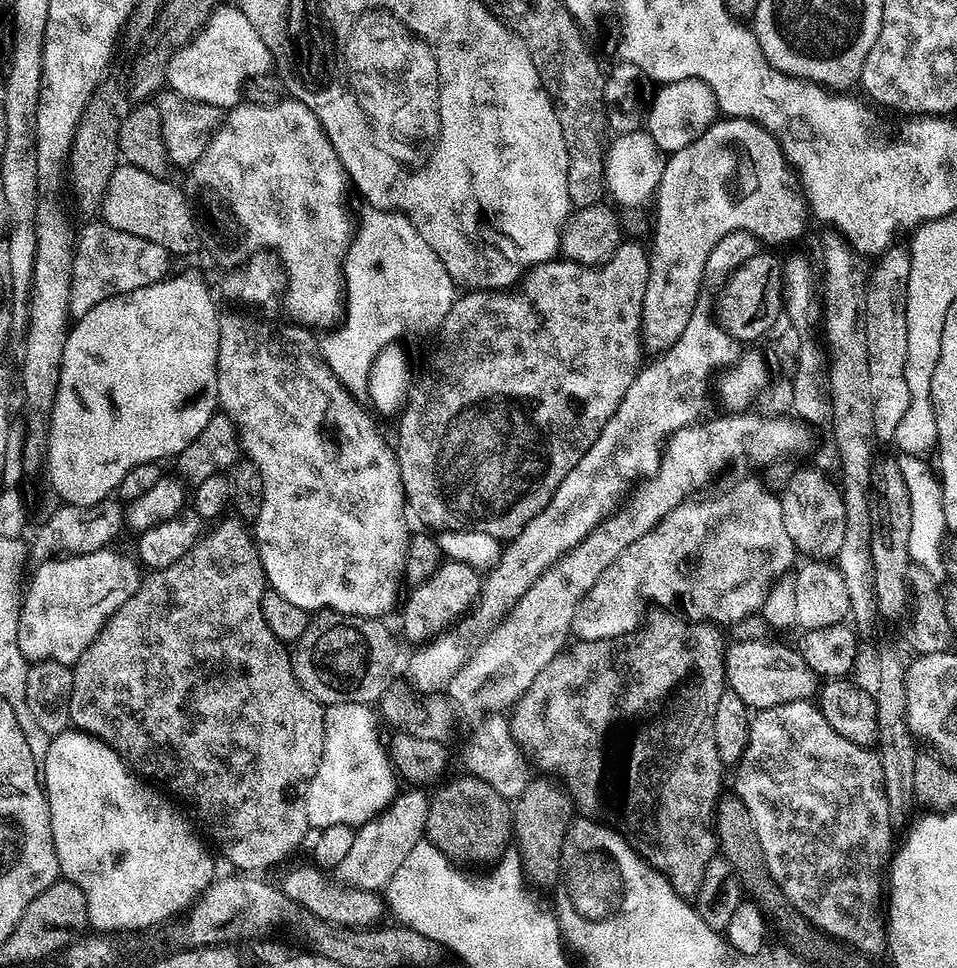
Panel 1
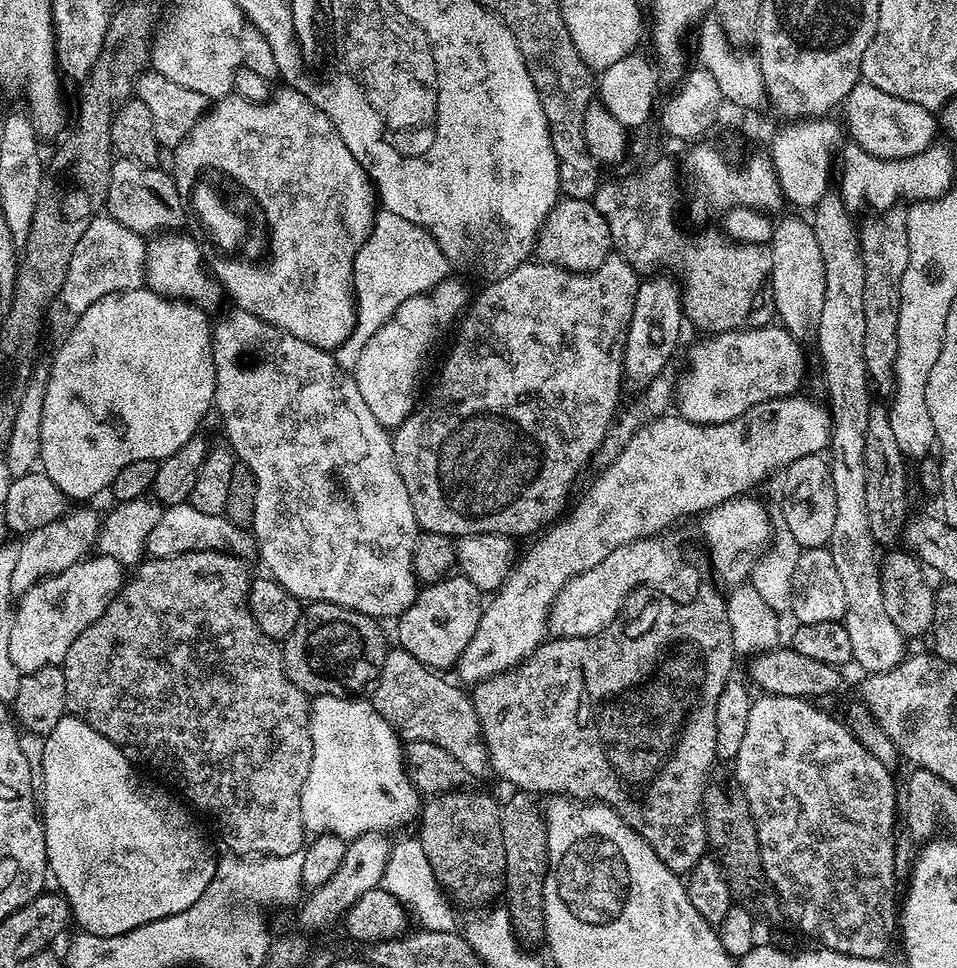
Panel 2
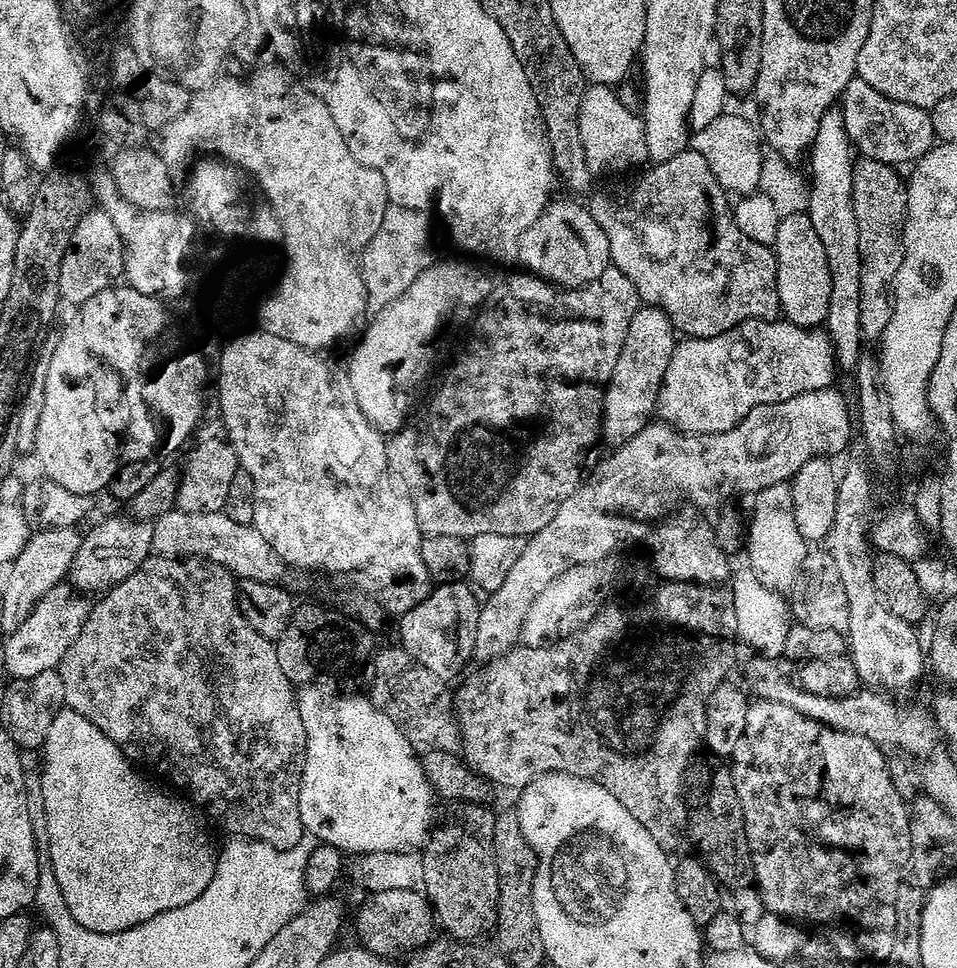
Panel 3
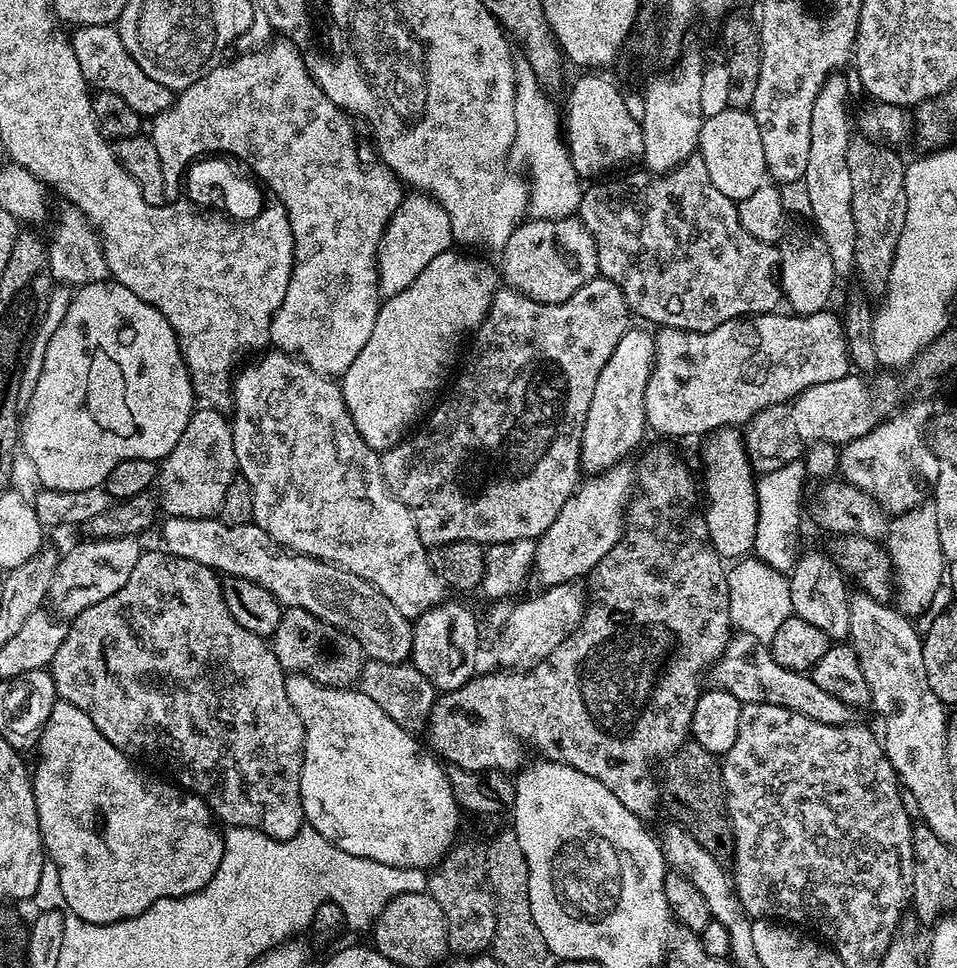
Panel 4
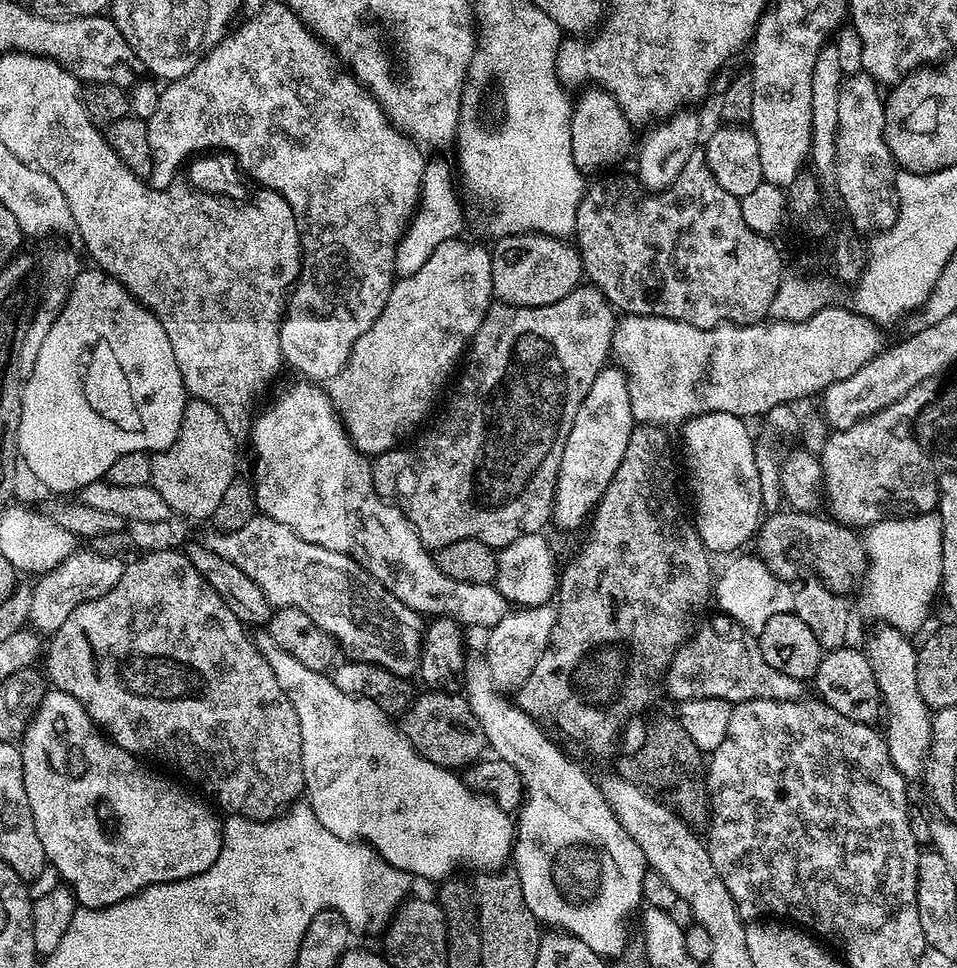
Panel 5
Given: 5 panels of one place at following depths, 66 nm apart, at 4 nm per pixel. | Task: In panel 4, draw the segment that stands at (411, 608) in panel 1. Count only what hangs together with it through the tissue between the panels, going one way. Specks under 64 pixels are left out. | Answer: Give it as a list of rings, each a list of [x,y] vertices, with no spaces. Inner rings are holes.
[[[445,599],[443,603],[434,605],[426,614],[415,617],[410,663],[436,687],[437,693],[443,694],[458,690],[462,686],[466,686],[466,682],[470,682],[472,677],[477,675],[476,651],[479,648],[480,624],[476,621],[475,614],[466,605],[459,604],[456,600]]]

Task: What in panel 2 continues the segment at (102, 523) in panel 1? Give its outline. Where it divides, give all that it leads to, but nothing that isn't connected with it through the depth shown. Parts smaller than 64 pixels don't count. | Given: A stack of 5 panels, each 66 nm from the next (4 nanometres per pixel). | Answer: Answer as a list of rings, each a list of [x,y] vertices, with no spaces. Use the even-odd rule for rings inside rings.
[[[76,506],[65,512],[62,518],[27,533],[19,541],[18,562],[11,575],[10,590],[13,597],[19,598],[30,590],[39,580],[58,574],[78,561],[85,559],[97,547],[96,539],[100,533],[101,513],[96,513],[92,506]]]

